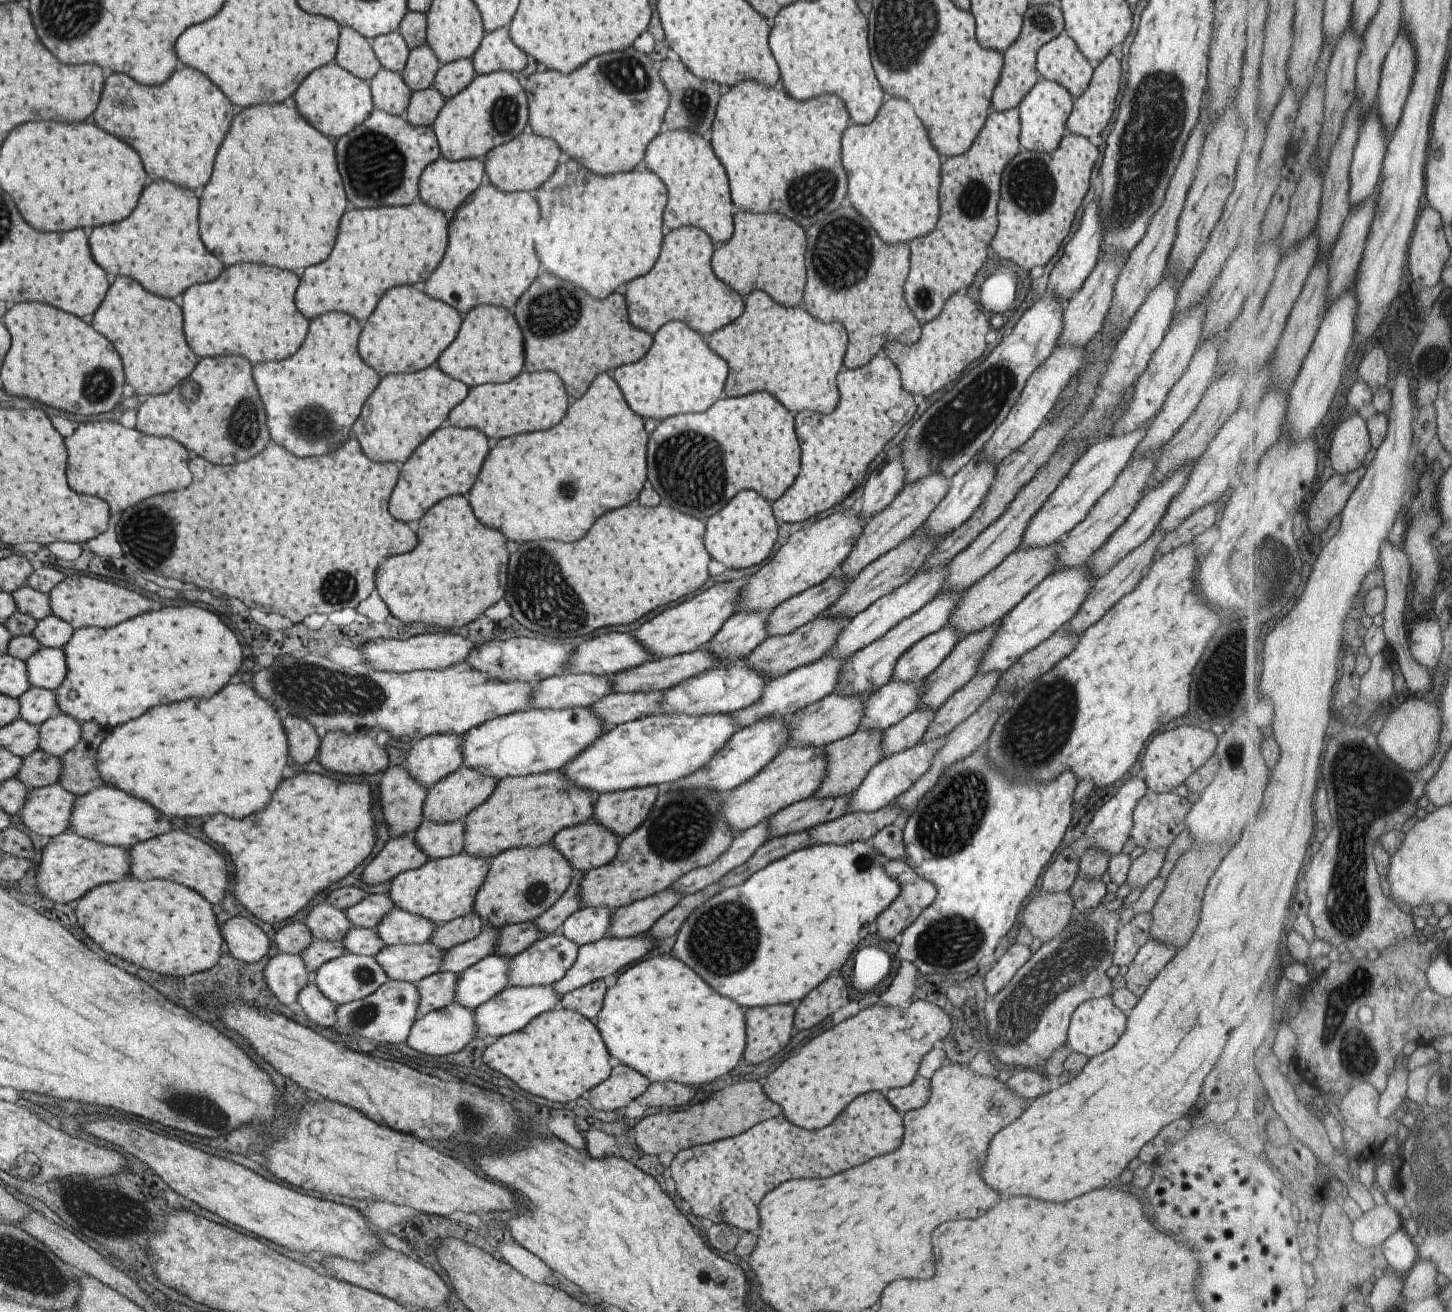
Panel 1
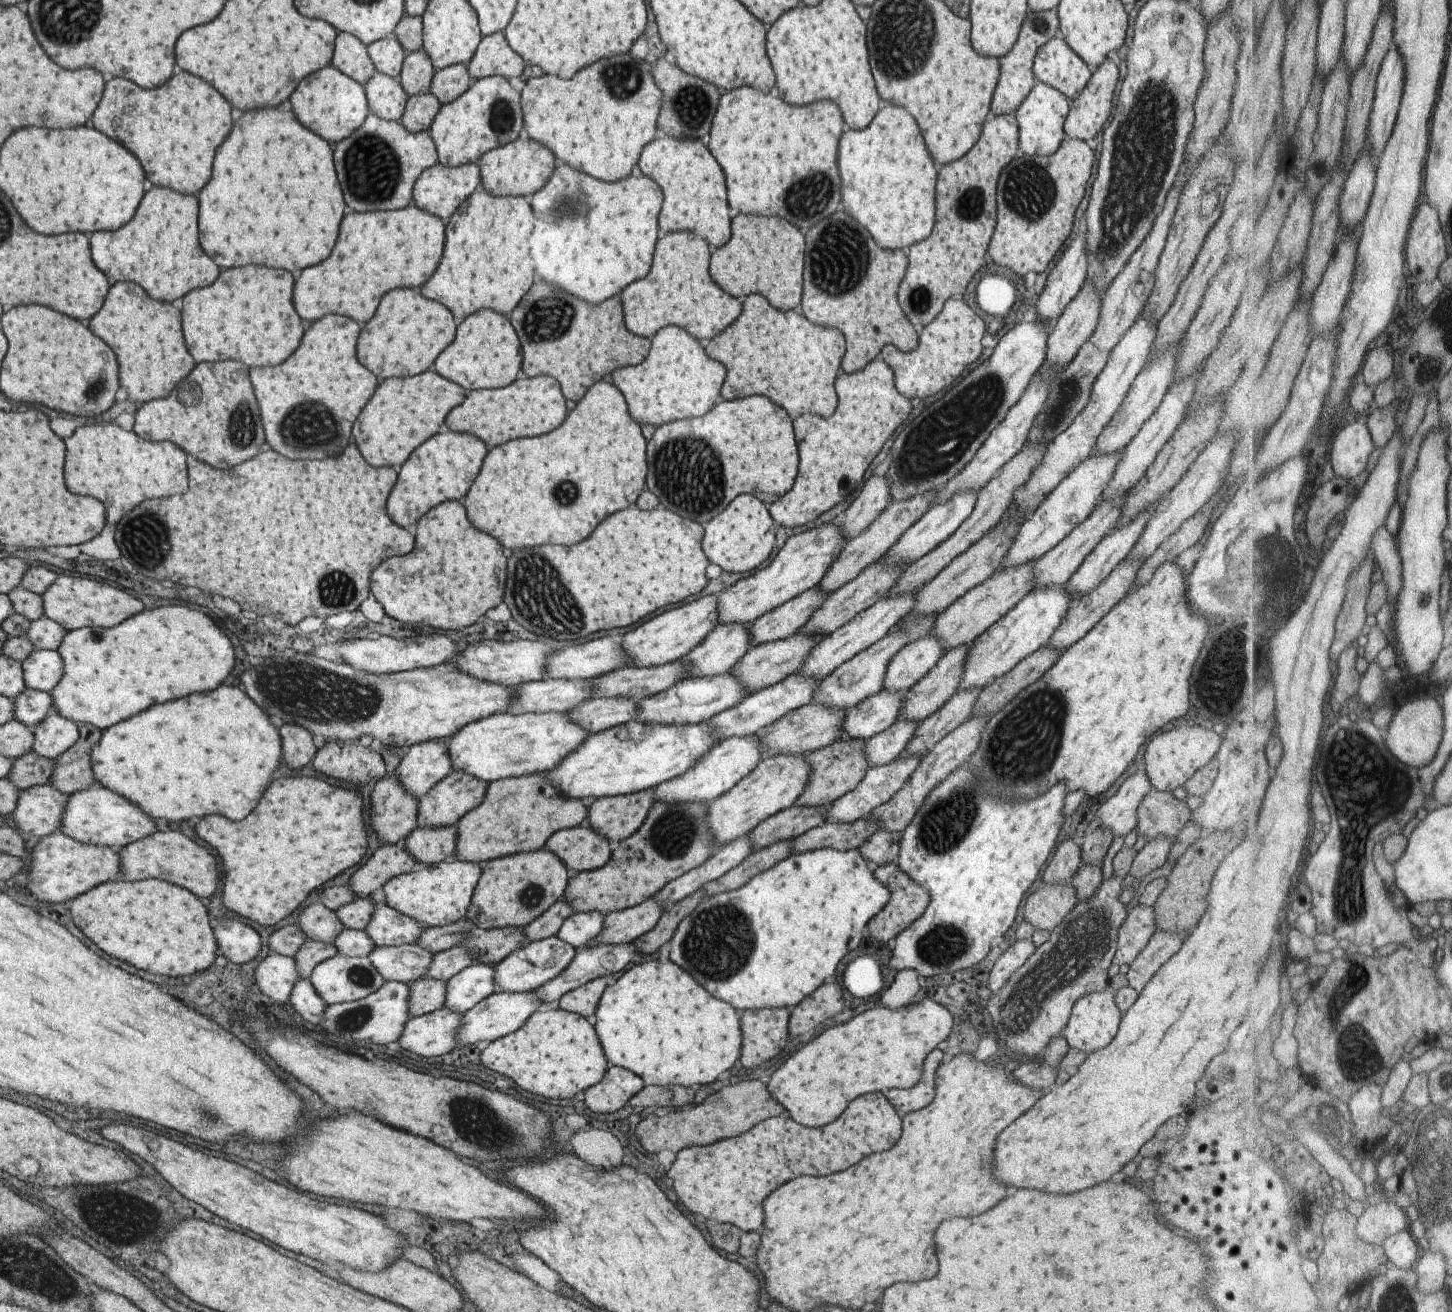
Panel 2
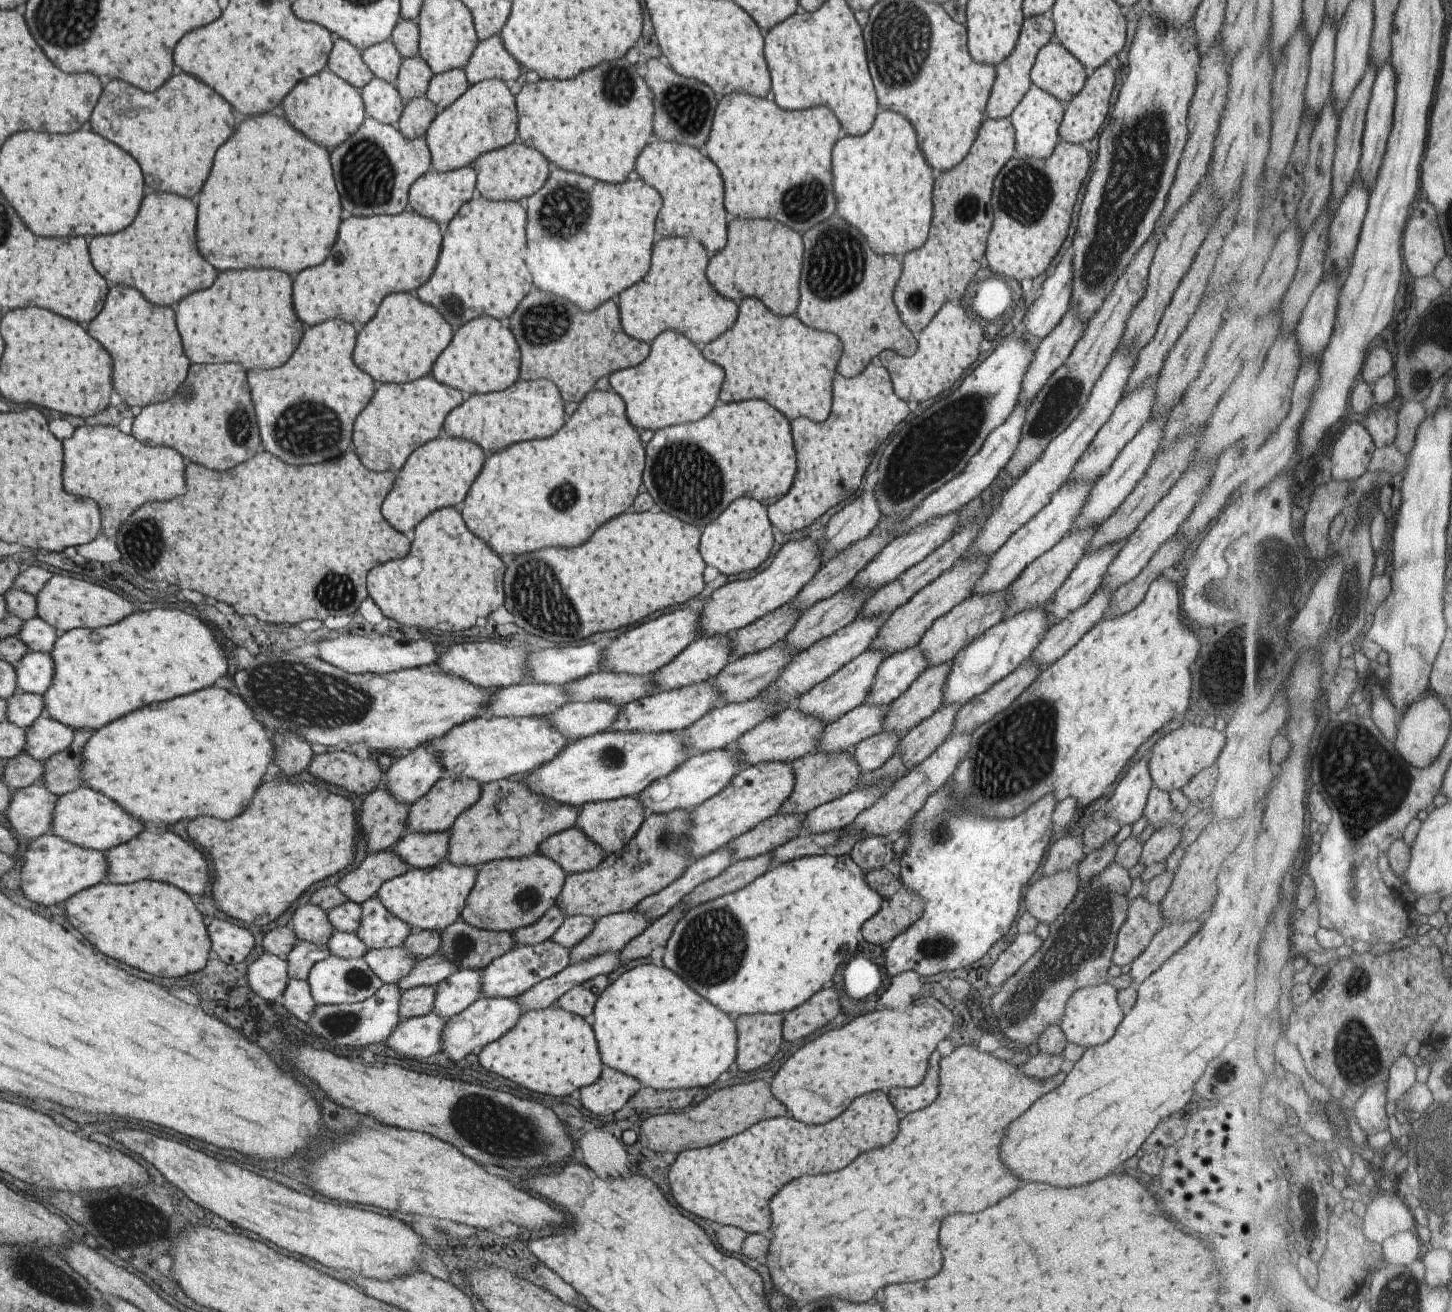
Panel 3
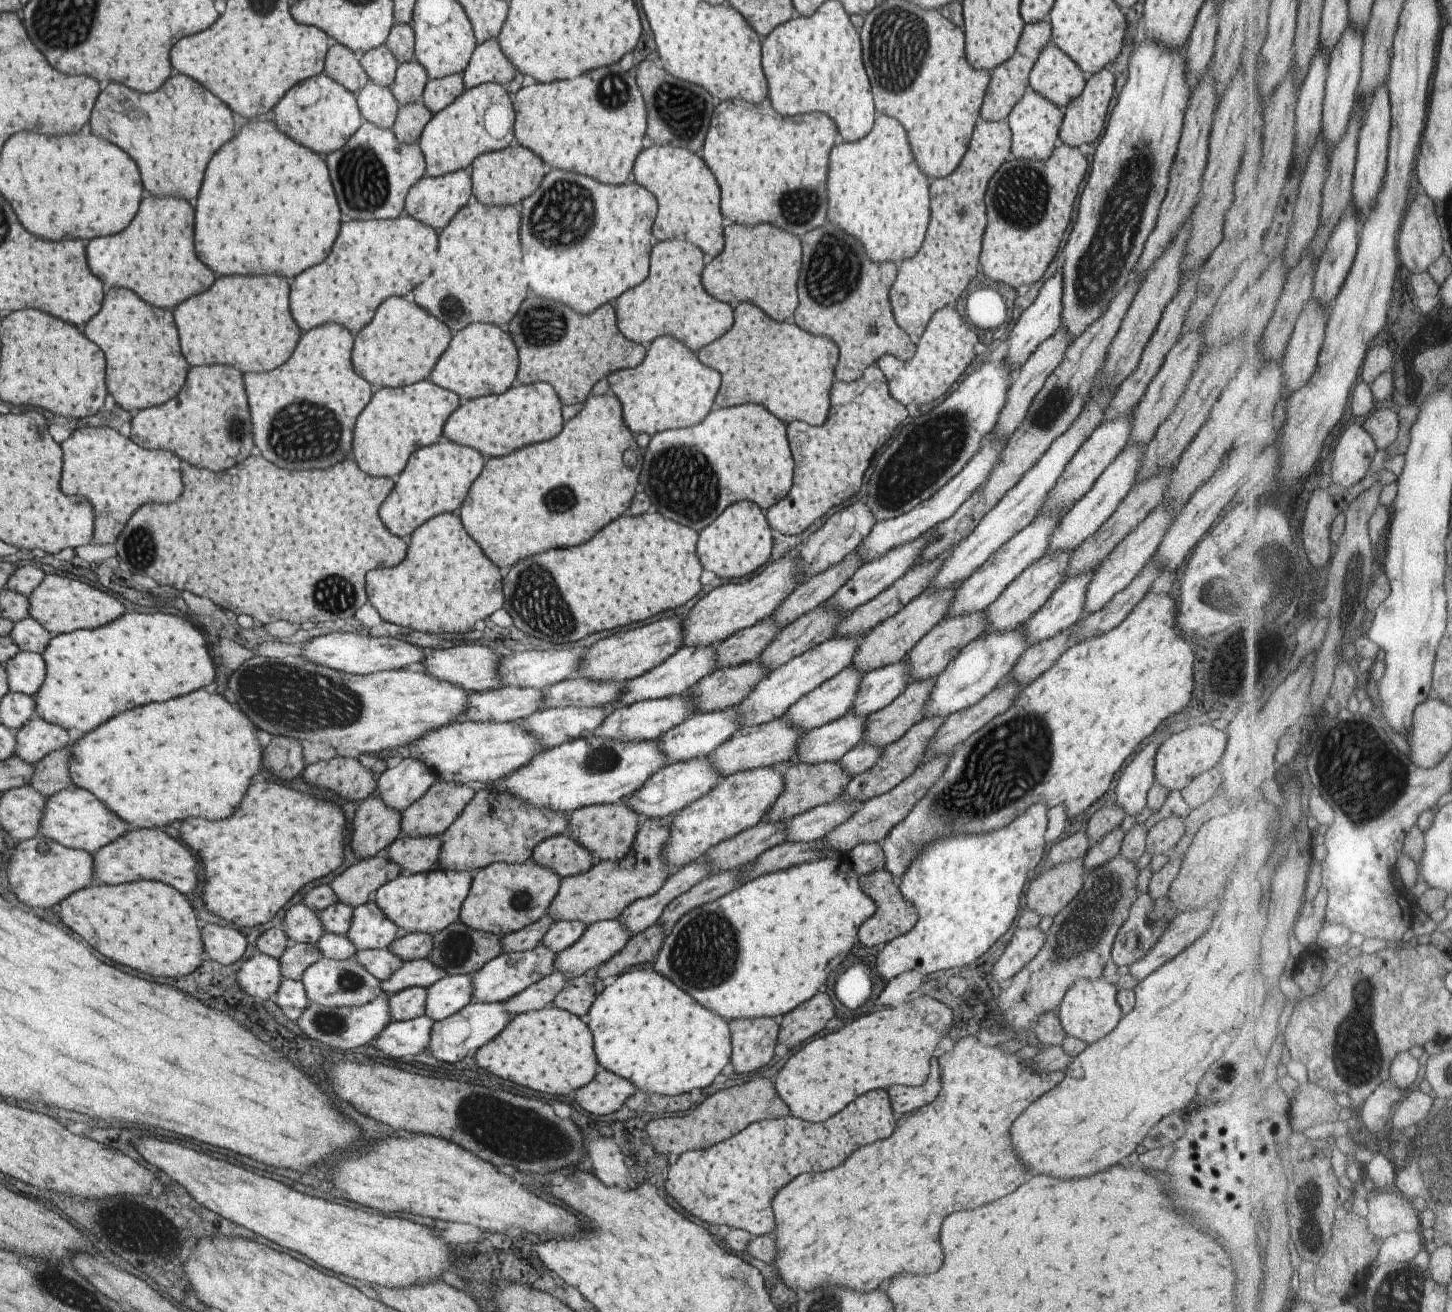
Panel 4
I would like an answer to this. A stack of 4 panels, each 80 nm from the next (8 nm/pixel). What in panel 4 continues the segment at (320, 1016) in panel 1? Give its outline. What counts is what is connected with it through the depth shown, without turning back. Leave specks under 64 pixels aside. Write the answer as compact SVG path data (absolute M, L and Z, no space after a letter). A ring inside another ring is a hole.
M292 979L281 980L277 992L272 996L272 1000L285 1015L285 1018L289 1018L293 1022L301 1017L302 1012L309 1004L302 982Z

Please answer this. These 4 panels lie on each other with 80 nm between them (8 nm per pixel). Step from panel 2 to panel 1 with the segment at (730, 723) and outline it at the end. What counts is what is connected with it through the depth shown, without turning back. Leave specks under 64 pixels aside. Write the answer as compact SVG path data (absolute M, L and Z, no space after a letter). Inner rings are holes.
M832 657L819 658L811 664L793 669L776 679L771 679L762 689L756 703L747 705L745 708L730 713L734 726L743 729L764 719L781 719L782 717L791 716L800 708L809 703L817 702L823 697L831 694L839 672L840 666L847 659L833 659Z

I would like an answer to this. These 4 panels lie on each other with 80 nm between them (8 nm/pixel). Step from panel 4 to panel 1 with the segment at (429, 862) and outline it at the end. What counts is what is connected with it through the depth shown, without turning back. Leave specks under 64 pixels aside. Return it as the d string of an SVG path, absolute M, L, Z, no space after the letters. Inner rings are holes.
M422 820L410 835L413 844L426 854L427 859L440 859L463 852L463 820L454 823L434 823Z

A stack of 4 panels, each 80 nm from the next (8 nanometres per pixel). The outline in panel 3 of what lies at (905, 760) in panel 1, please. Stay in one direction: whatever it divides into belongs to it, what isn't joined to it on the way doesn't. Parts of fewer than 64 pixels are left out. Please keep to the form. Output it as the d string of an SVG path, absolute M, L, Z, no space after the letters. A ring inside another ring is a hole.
M884 779L873 787L853 789L843 796L816 806L804 815L802 832L816 835L827 831L843 830L866 808L869 808L895 781Z

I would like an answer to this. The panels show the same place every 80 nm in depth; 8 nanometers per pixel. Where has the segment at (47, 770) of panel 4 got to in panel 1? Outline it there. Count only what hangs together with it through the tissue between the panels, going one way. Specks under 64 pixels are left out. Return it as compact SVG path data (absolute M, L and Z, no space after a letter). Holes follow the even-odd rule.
M93 720L81 724L82 738L59 759L61 774L58 784L65 791L81 796L105 784L97 769L98 747L109 729L99 726Z

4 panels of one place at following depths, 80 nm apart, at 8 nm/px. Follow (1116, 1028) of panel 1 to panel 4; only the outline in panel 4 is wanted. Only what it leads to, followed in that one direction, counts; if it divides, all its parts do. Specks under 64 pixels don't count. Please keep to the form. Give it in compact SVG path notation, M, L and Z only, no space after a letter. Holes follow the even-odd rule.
M1102 976L1096 979L1086 979L1085 977L1075 979L1055 1008L1064 1034L1082 1040L1088 1045L1109 1034L1119 1022L1122 1014L1116 1001L1117 993L1118 989L1114 979L1106 979Z

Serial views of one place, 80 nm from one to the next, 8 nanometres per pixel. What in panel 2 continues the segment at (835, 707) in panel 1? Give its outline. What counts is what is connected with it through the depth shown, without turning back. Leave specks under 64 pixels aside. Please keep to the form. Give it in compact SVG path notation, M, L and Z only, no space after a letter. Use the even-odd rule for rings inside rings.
M821 704L801 705L789 710L779 720L759 731L759 752L763 759L779 754L807 754L827 747L841 739L841 724L845 718L845 710L827 708Z

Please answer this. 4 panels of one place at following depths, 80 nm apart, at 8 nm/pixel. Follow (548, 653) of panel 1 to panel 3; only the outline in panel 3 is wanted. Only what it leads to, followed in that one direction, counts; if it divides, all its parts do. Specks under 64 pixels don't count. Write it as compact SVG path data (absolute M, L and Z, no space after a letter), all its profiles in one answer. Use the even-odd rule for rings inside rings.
M489 640L487 642L463 642L451 648L442 648L441 656L435 660L434 664L437 664L445 674L467 680L469 684L475 684L477 688L497 690L525 683L525 678L529 680L529 653L532 649L526 644L523 645L506 647L497 642L489 642Z

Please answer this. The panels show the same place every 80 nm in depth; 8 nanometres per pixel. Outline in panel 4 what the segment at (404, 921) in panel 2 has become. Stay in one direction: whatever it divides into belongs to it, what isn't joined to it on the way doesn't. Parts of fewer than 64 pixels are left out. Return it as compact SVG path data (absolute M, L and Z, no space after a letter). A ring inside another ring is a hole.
M371 899L353 908L345 936L358 949L385 949L401 933L397 924L391 922Z

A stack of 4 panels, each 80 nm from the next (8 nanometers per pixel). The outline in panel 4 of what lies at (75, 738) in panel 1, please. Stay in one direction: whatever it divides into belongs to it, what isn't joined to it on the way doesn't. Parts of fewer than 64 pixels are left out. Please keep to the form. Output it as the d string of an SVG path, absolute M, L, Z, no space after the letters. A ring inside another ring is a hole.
M37 716L17 730L15 736L17 748L13 755L30 765L41 761L47 753L63 749L69 744L66 730Z

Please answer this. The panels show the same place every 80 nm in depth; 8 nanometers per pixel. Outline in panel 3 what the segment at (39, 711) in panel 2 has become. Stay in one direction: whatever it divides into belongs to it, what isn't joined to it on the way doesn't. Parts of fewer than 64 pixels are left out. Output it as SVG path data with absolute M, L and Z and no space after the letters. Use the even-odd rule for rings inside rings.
M17 691L4 701L6 702L5 721L24 730L43 714L42 695Z

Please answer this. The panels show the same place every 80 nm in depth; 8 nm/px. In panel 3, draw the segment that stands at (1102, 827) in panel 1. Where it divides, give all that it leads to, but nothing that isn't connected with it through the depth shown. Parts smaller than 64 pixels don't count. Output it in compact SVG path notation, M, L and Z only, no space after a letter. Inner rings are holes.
M1145 755L1135 764L1131 764L1131 768L1117 782L1111 798L1107 800L1103 814L1117 820L1120 827L1131 826L1141 817L1146 797L1153 786L1147 768L1147 758Z

